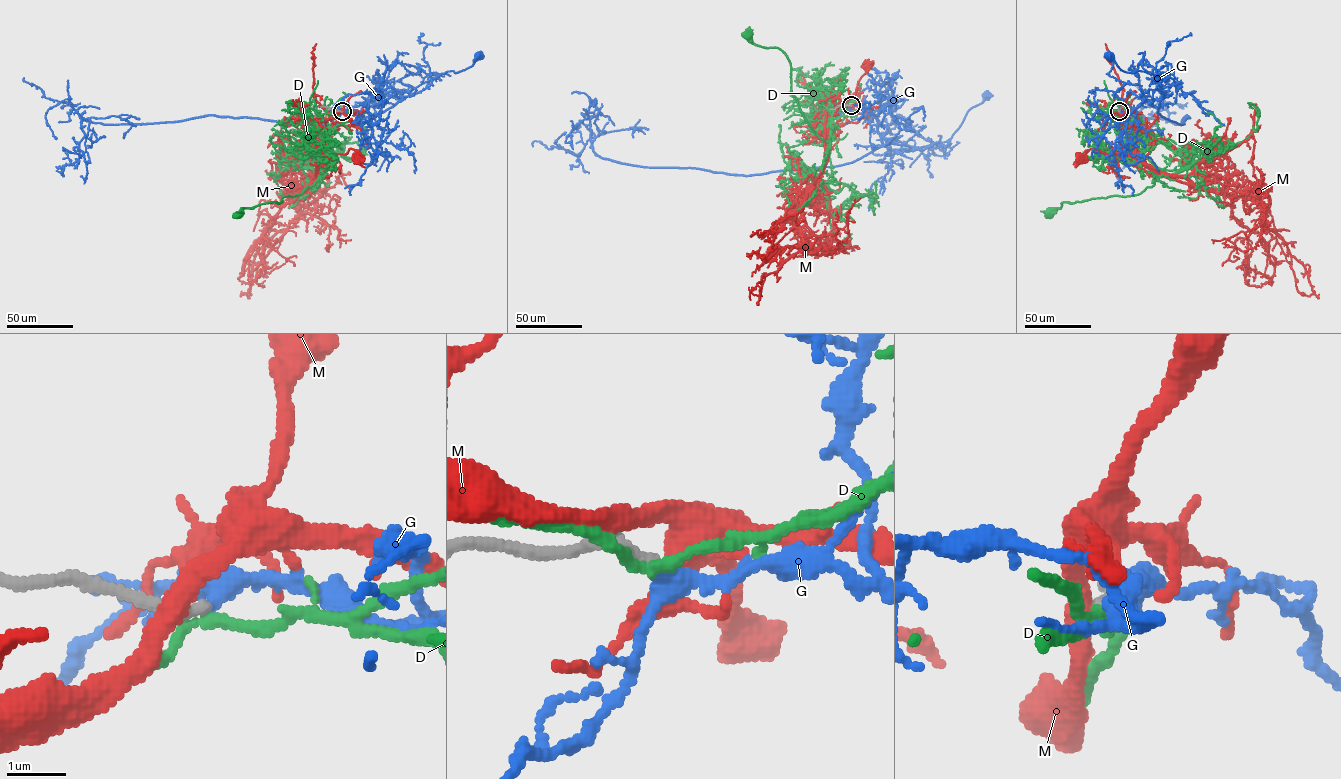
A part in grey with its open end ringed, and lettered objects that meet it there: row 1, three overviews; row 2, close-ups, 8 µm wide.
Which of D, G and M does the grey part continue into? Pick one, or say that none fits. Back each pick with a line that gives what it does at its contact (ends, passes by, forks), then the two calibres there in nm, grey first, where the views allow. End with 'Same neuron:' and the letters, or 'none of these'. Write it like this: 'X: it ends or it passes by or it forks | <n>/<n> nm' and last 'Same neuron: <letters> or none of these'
G: it passes by | 200/300 nm
Same neuron: G

